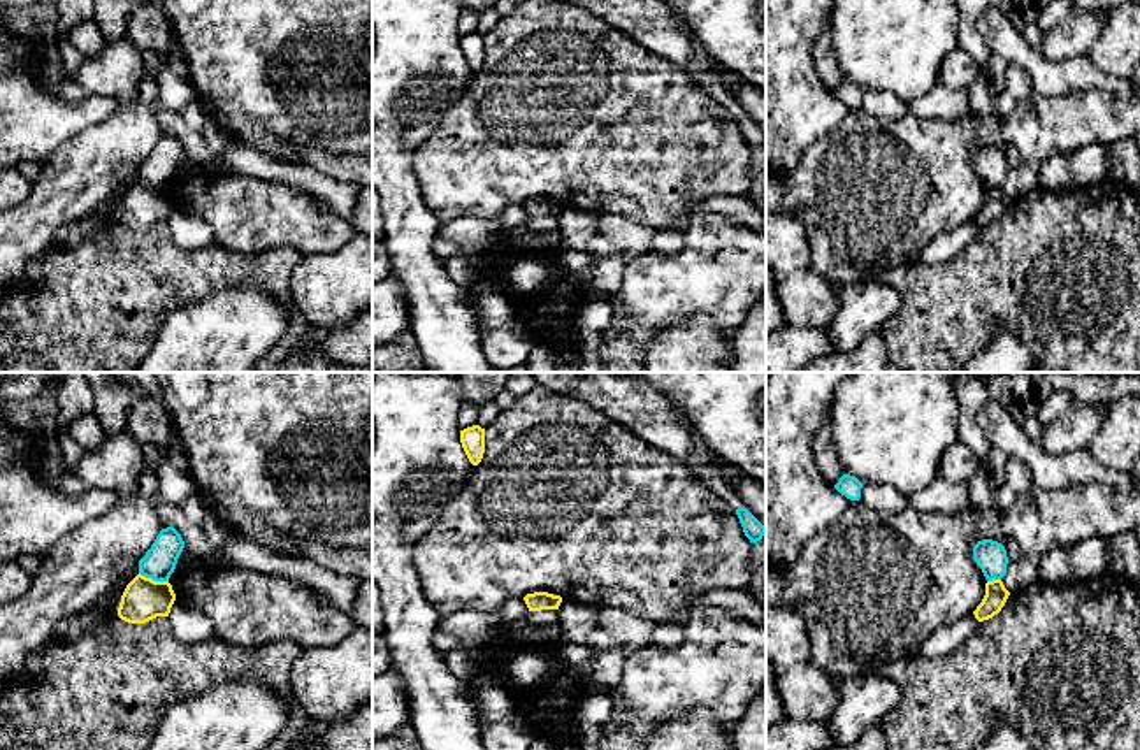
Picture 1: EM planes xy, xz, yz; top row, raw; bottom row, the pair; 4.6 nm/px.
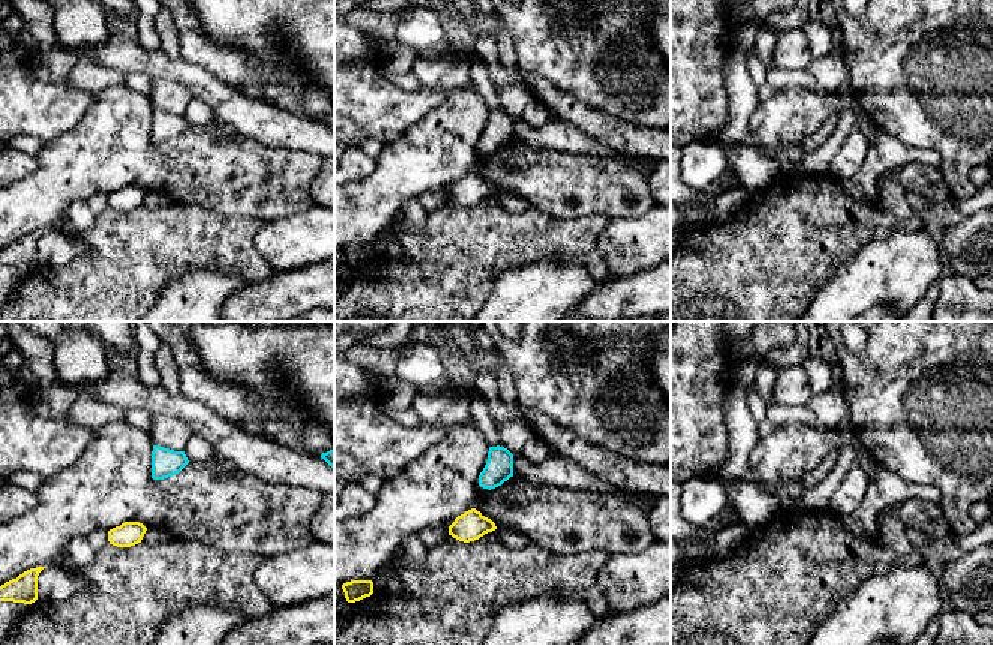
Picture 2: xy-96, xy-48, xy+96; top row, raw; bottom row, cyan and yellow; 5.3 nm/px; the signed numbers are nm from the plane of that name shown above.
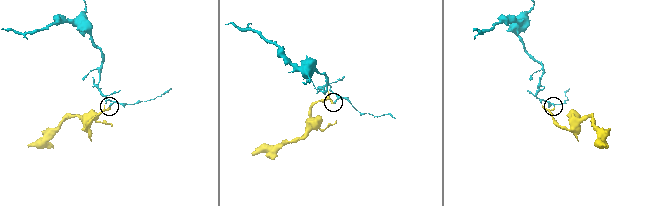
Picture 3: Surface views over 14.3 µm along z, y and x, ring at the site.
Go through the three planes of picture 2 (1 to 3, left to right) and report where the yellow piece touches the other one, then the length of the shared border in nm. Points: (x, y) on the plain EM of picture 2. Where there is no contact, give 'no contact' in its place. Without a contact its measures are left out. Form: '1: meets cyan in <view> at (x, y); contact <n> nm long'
1: no contact
2: no contact
3: no contact

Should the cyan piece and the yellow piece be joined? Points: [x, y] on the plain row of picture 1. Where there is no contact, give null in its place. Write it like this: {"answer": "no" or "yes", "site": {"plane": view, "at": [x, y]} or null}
{"answer": "no", "site": {"plane": "xy", "at": [153, 185]}}

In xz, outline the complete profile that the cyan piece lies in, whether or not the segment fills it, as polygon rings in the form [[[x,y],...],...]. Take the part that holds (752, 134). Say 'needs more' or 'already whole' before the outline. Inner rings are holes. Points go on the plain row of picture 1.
needs more; [[[669,5],[669,11],[673,12],[678,25],[690,35],[694,58],[687,65],[687,72],[701,90],[704,90],[715,100],[722,102],[736,116],[743,139],[750,146],[750,149],[761,148],[766,141],[766,133],[745,114],[743,107],[738,105],[731,91],[715,79],[715,76],[711,74],[713,60],[690,32],[685,14],[673,5]]]

